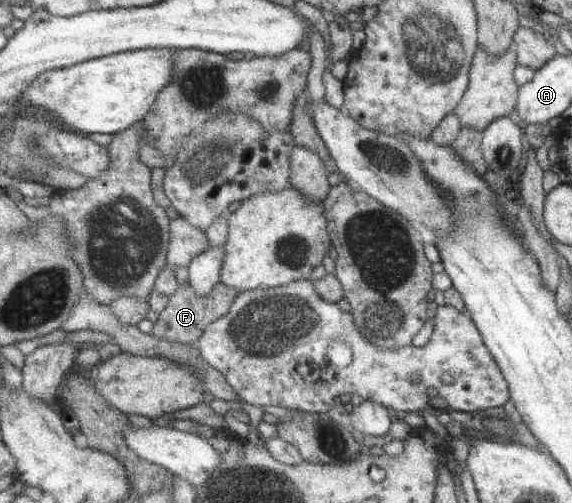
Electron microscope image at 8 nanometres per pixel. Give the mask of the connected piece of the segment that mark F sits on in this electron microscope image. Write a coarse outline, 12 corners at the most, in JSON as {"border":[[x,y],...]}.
{"border":[[221,282],[200,296],[181,283],[152,334],[196,344],[239,290]]}

